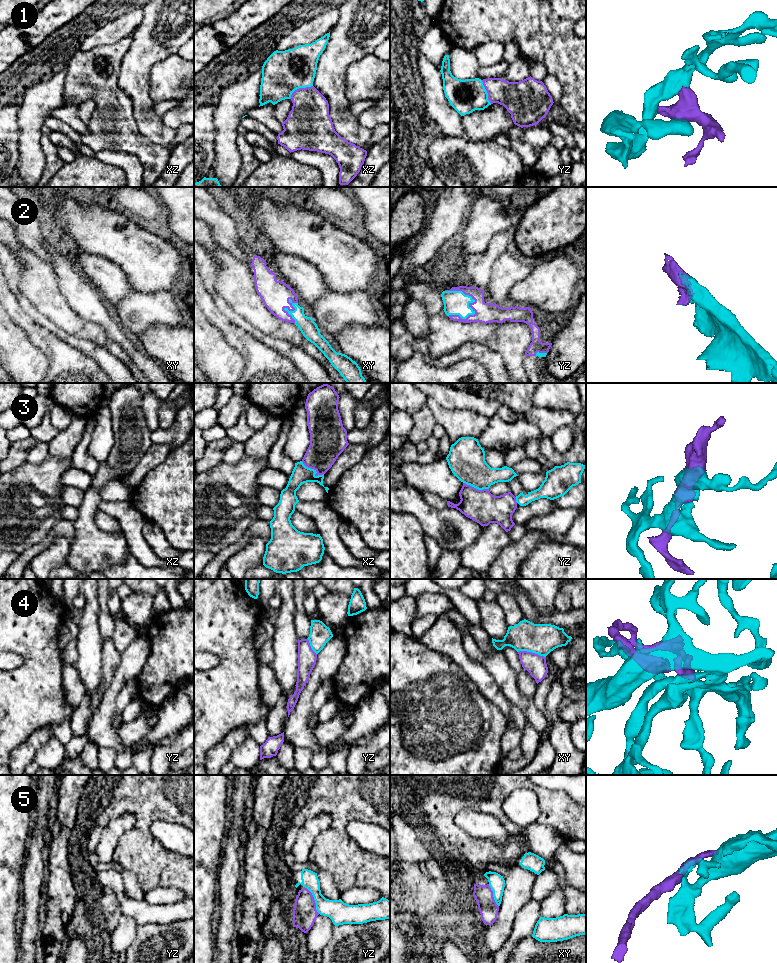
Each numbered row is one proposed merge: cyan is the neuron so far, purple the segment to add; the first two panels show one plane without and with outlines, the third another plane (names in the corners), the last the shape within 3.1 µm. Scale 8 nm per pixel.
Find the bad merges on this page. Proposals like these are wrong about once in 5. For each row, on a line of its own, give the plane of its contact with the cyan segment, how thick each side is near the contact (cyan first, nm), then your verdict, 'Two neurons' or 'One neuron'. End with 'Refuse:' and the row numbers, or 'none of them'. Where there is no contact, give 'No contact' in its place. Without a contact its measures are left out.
1: Touches cyan in xz. Thickness 340 nm (cyan) against 300 nm. One neuron
2: Touches cyan in yz. Thickness 190 nm (cyan) against 160 nm. One neuron
3: Touches cyan in xz. Thickness 150 nm (cyan) against 280 nm. Two neurons
4: Touches cyan in xy. Thickness 240 nm (cyan) against 160 nm. One neuron
5: Touches cyan in yz. Thickness 180 nm (cyan) against 190 nm. Two neurons
Refuse: 3, 5

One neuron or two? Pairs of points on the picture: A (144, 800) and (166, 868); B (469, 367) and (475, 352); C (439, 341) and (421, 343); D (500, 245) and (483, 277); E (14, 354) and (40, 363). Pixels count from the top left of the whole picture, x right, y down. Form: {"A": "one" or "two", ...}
{"A": "one", "B": "two", "C": "two", "D": "one", "E": "one"}

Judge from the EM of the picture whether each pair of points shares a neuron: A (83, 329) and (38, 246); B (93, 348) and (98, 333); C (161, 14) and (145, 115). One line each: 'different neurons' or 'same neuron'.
A: different neurons
B: different neurons
C: same neuron

